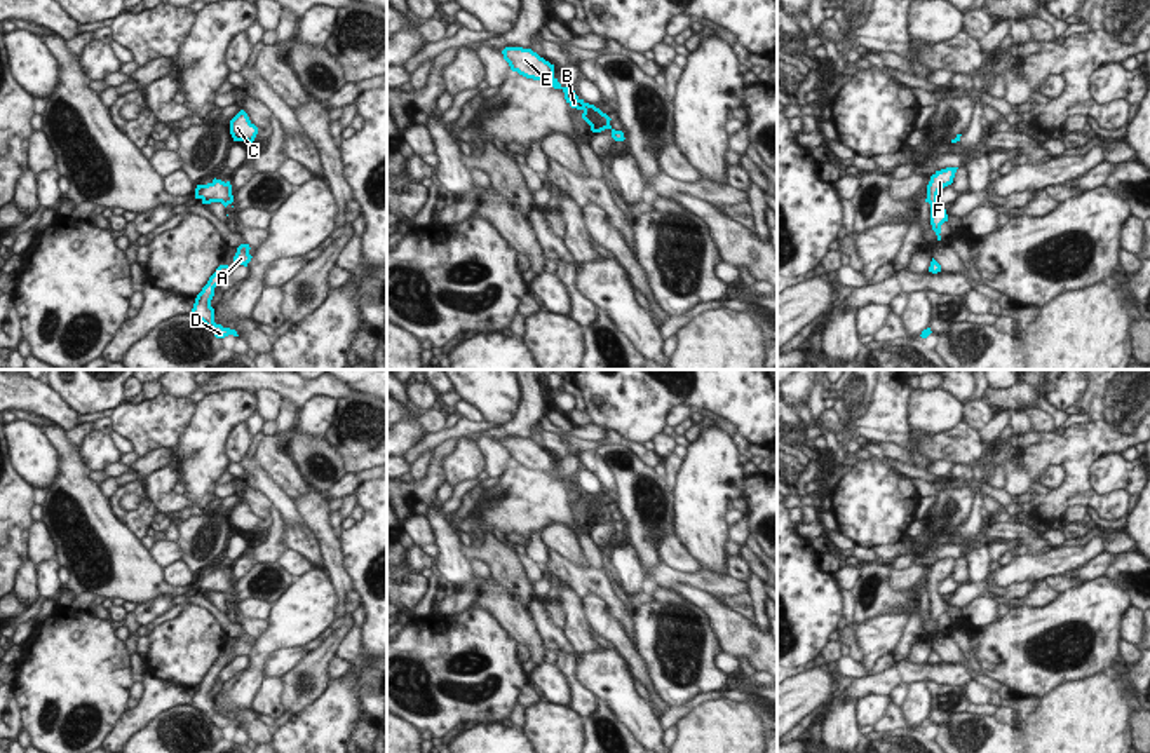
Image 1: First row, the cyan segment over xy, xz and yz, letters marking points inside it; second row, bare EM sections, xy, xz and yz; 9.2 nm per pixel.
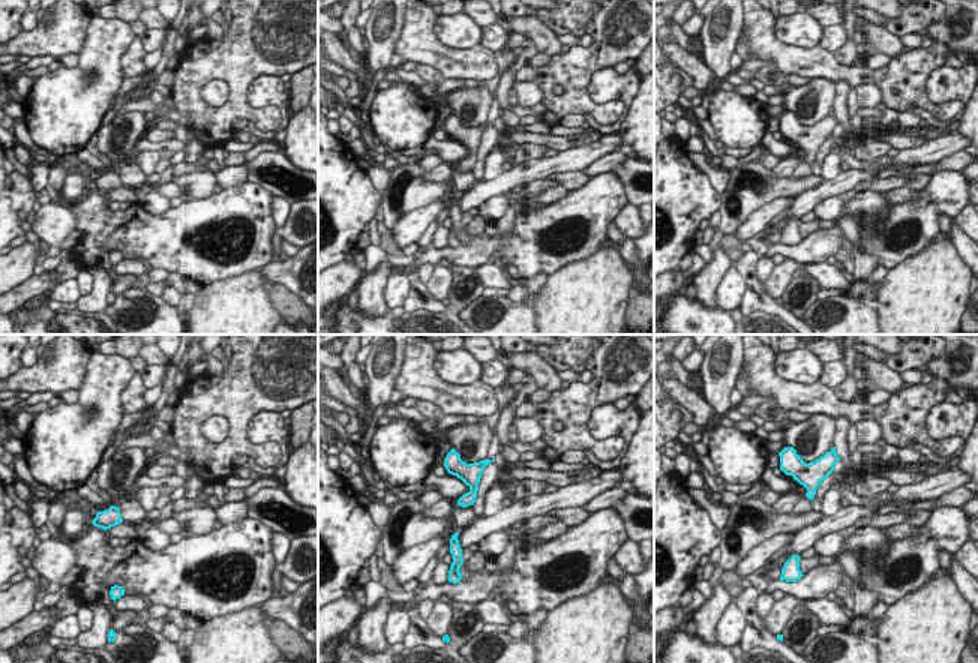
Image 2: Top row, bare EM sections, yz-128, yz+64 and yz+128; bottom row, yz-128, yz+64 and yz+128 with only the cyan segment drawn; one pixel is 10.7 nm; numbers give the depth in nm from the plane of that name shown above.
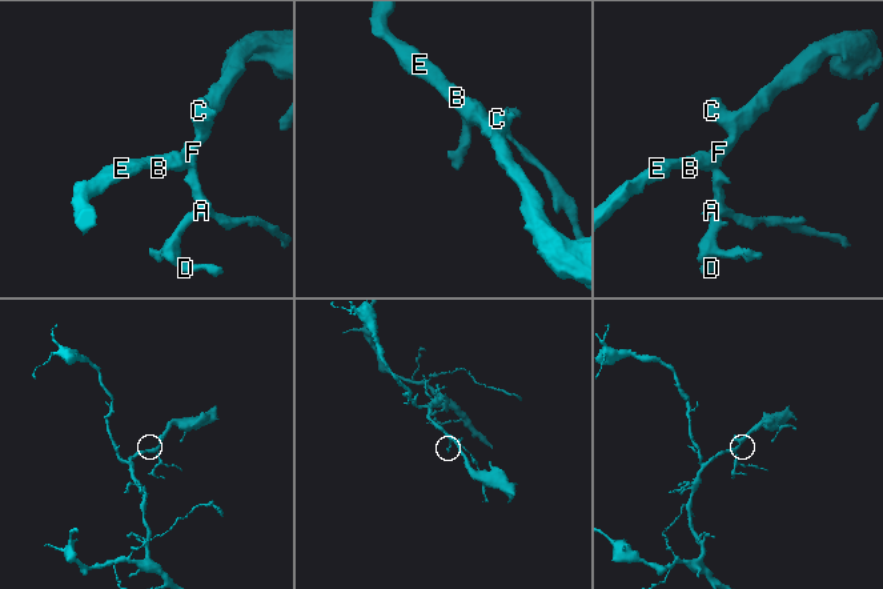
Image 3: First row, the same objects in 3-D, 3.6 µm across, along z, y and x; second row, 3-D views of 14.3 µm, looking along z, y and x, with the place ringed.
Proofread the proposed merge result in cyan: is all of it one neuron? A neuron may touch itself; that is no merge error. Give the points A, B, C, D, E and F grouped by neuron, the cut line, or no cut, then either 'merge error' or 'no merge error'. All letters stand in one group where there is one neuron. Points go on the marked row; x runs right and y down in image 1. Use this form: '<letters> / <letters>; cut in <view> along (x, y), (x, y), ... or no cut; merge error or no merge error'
A B C D E F; no cut; no merge error

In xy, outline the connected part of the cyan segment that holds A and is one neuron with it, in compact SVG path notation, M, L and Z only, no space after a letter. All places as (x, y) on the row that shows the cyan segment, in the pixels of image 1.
M240 244L237 248L237 253L233 256L233 265L220 265L216 272L209 277L207 284L202 288L202 291L197 295L192 317L199 317L213 333L216 338L225 338L228 335L239 336L235 329L223 328L221 324L214 322L214 309L211 307L211 300L214 296L214 288L220 286L220 281L237 265L247 267L251 261L249 254L249 244Z

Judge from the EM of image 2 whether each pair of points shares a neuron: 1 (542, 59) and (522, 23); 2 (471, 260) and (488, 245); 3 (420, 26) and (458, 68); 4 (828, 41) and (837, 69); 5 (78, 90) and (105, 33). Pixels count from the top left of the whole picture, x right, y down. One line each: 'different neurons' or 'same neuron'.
1: different neurons
2: same neuron
3: same neuron
4: different neurons
5: same neuron

